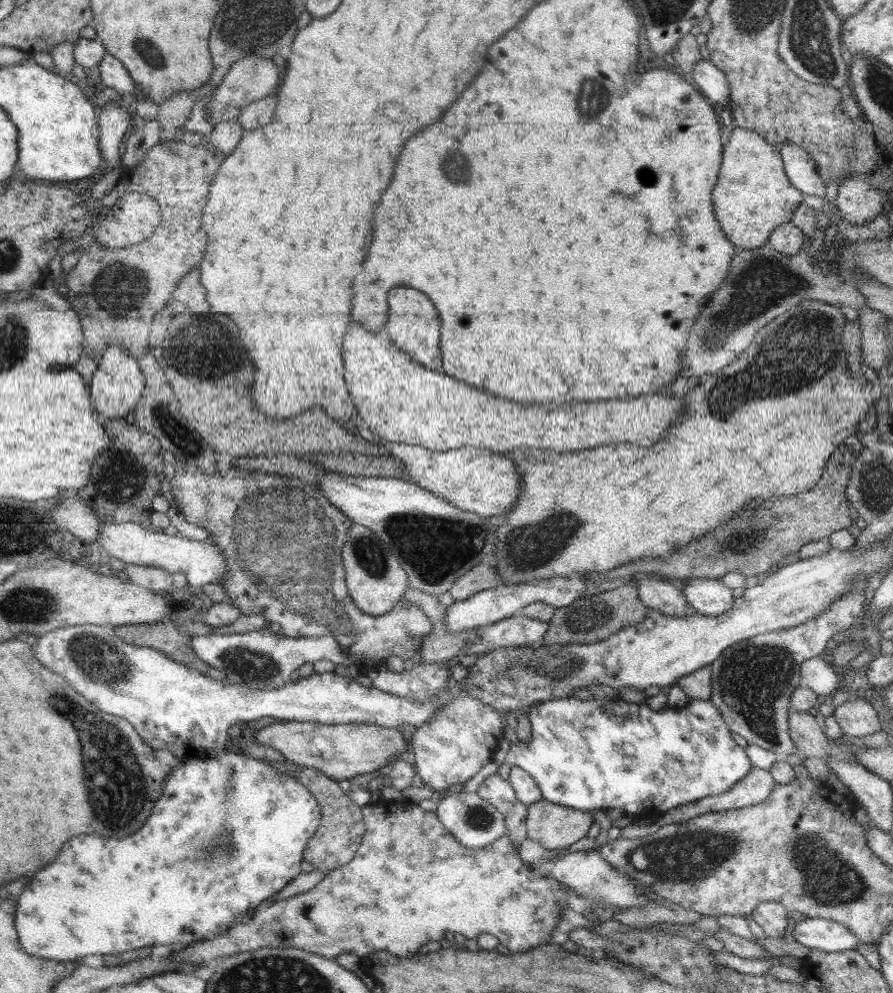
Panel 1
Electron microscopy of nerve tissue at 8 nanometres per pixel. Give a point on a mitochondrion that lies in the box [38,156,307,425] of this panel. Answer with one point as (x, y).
(119, 287)

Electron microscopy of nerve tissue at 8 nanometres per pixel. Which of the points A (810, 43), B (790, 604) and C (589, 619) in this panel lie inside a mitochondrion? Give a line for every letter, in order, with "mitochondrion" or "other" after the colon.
A: mitochondrion
B: mitochondrion
C: mitochondrion

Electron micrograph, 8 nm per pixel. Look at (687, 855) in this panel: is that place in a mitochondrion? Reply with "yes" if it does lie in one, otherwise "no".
yes

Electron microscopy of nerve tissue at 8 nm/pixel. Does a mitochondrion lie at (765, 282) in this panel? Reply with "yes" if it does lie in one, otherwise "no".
yes

